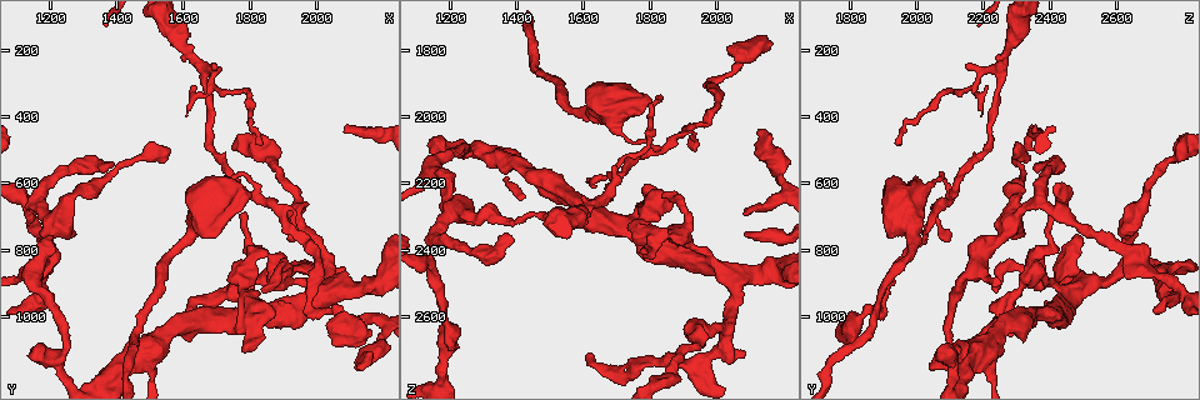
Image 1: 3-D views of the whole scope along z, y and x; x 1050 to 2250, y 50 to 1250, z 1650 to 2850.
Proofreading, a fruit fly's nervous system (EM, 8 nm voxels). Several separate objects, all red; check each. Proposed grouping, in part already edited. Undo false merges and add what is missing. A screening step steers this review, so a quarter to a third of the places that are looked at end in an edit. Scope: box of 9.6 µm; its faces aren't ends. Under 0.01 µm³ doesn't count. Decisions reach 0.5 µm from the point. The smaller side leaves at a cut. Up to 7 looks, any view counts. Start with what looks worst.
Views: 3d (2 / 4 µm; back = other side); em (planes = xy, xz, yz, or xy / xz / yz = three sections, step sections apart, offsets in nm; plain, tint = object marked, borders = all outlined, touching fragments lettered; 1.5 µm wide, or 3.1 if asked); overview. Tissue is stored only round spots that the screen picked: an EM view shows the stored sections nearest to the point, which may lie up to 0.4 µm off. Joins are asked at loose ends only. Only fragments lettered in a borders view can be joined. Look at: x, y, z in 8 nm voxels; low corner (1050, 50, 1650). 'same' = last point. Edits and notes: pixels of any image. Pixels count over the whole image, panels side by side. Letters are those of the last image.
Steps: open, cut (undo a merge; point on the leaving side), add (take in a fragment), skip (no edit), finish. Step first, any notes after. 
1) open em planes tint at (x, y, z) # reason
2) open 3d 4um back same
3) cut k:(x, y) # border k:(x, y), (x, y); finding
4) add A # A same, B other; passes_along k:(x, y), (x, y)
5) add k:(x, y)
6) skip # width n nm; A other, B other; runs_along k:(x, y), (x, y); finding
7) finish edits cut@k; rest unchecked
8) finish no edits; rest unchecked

open em planes borders at (2160, 1060, 1780) # an open end

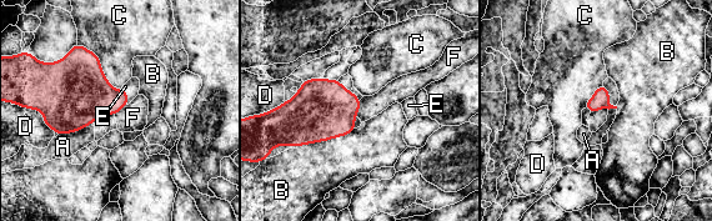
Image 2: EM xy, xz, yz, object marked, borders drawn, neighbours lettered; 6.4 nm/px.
add E # longest_contact B 440 nm; A other, B other, C other, D other, E same, F other; passes_along 2:(88, 95), (126, 95), (133, 86); the neuron continues

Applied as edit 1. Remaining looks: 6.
open 3d 4um at (1290, 620, 2300) # calibre changes

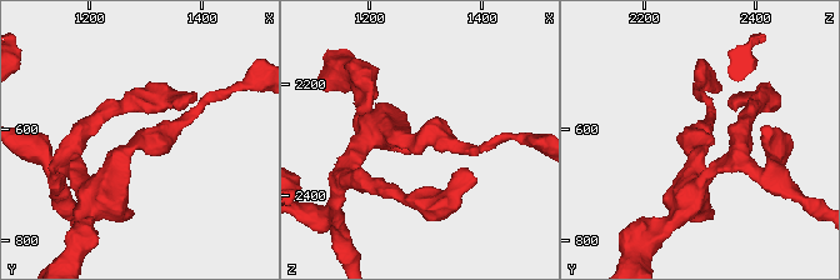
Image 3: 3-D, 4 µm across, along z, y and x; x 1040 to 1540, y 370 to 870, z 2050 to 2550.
open em planes borders at (1280, 630, 2310) # arm_widths 190, 480 nm

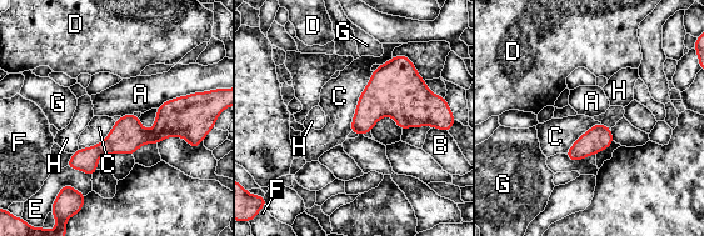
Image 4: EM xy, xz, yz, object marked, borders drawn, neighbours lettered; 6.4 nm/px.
skip # longest_contact C 420 nm; A other, B other, C other, D other, E other, F other, G other, H other; border 4:(373, 71), (358, 100), (349, 131); all the same neuron

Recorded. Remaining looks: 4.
open 3d 2um at (1810, 630, 2110) # arms part here

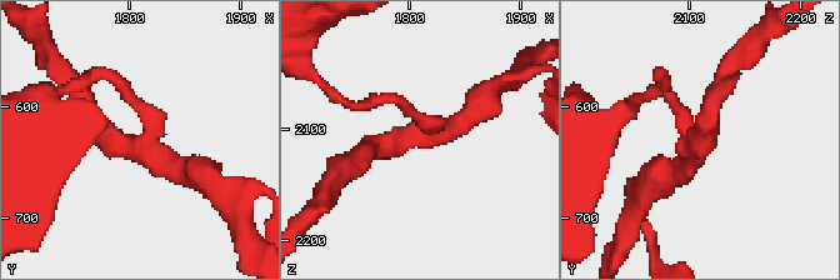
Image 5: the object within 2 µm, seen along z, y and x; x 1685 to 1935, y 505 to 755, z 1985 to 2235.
open em planes borders at (1808, 634, 2102) # arms 3; shape alone is not enough

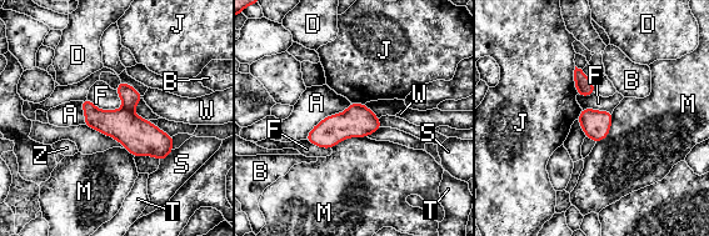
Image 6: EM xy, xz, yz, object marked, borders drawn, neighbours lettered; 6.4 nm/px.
cut 6:(139, 136) # longest_contact A 380 nm; A other, B other, D other, F other, J other, M other, S other, T other, W other, Z other; part_leaving 6:(84, 103), (168, 150); a second neuron is stuck on

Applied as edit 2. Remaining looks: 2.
finish edits add@2, cut@6; rest unchecked

